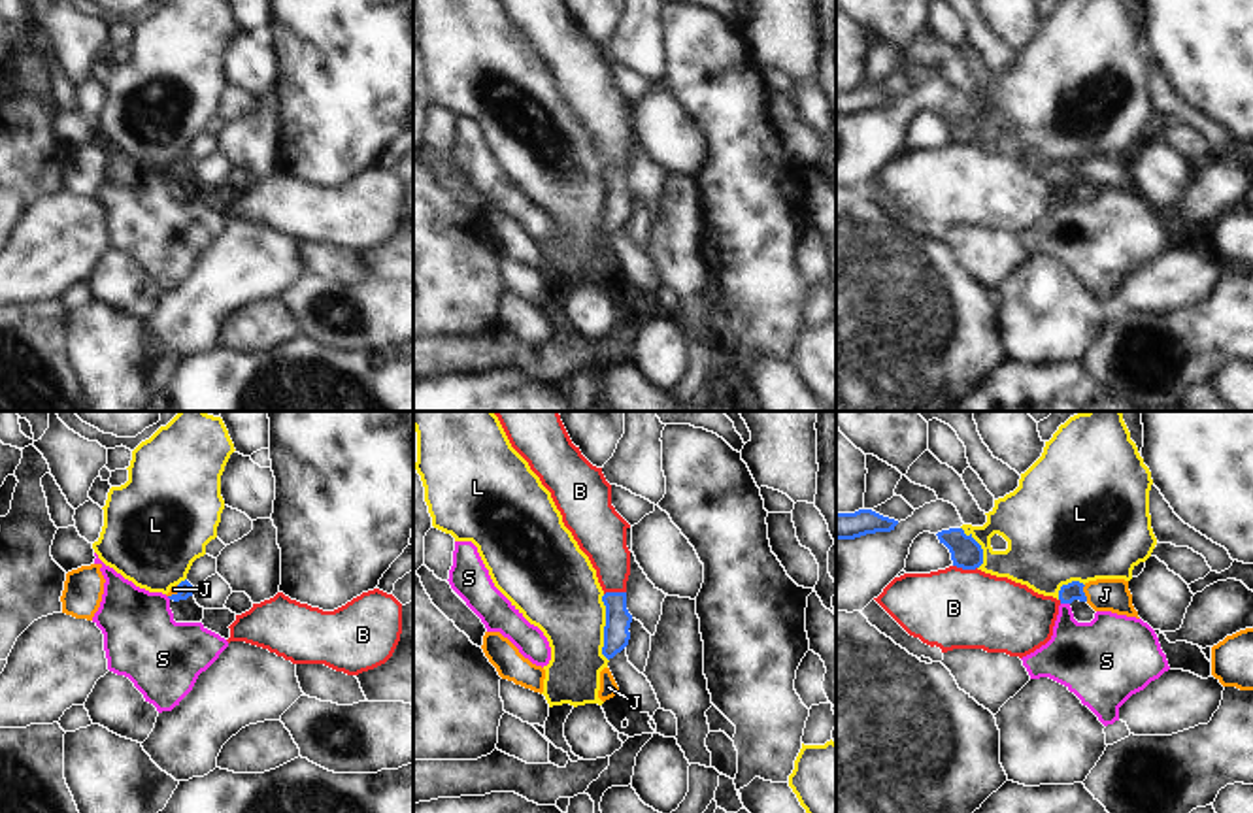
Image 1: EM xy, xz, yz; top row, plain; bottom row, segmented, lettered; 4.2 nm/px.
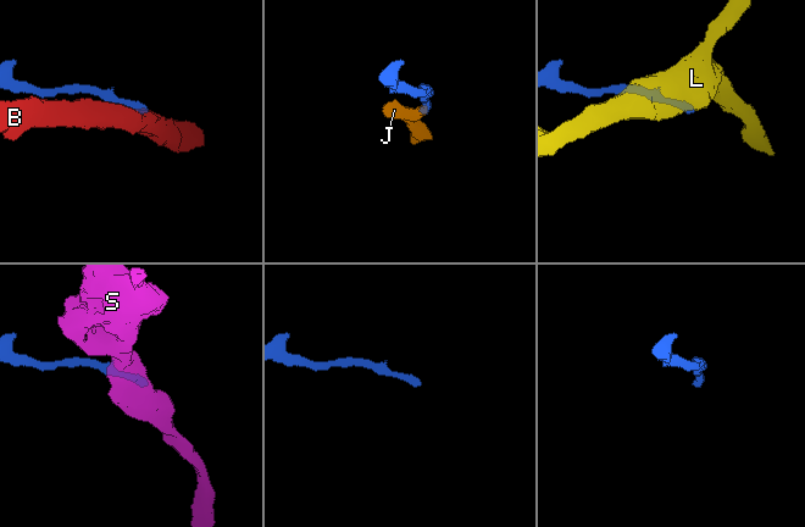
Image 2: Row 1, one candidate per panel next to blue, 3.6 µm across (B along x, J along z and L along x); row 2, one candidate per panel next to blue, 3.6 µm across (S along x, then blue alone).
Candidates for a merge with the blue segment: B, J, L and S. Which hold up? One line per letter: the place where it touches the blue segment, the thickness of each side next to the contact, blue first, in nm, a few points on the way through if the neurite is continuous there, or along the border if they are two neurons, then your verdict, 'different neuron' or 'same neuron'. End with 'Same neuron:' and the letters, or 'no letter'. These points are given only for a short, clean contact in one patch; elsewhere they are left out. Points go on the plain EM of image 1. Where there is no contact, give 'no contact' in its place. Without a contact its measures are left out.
B: yz (965, 146) | 140/340 nm | different neuron
J: yz (1084, 170) | 80/140 nm | across yz (1072, 168), (1084, 170), (1104, 172) | same neuron
L: xz (604, 206) | 110/340 nm | different neuron
S: yz (1065, 180) | 80/300 nm | along yz (1061, 180), (1069, 182) | different neuron
Same neuron: J

